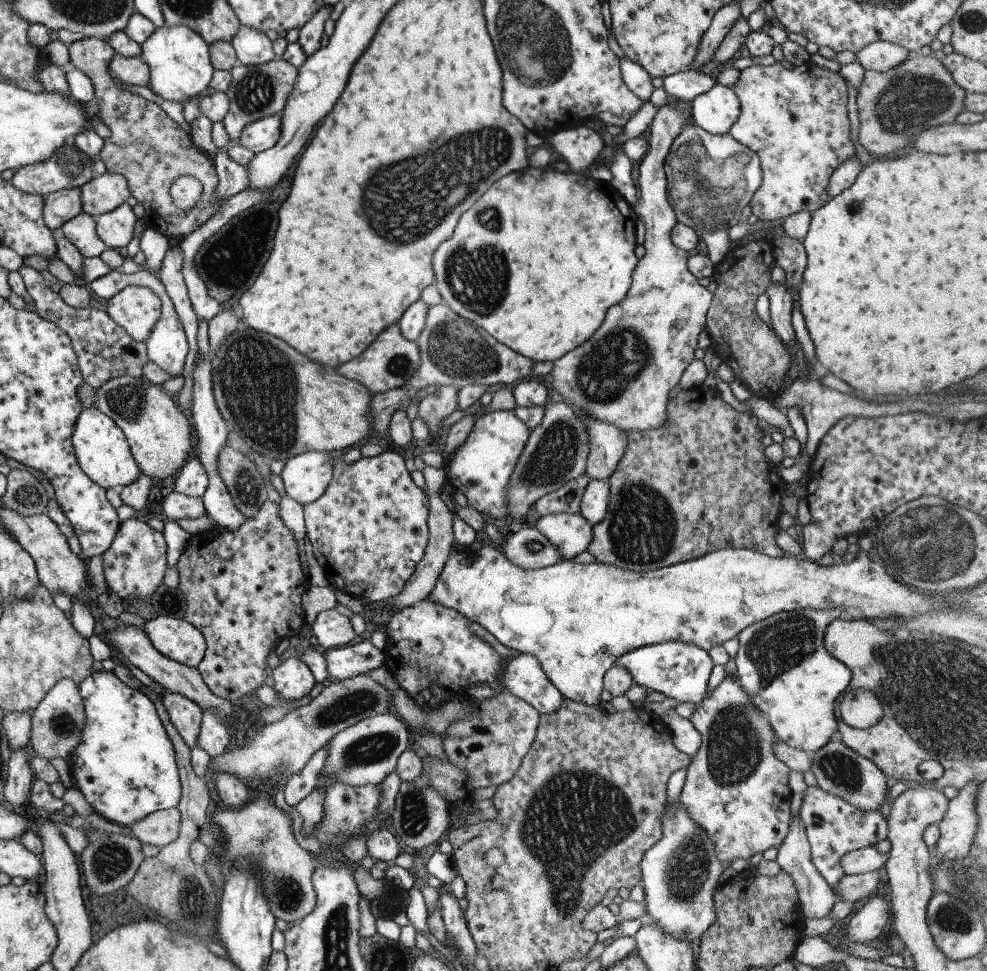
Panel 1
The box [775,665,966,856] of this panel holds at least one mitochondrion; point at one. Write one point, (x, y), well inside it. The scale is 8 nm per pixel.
(844, 774)

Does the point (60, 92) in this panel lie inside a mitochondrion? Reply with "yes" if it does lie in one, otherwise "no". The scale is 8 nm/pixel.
no

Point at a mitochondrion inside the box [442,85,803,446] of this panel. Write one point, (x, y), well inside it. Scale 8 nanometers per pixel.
(709, 182)

